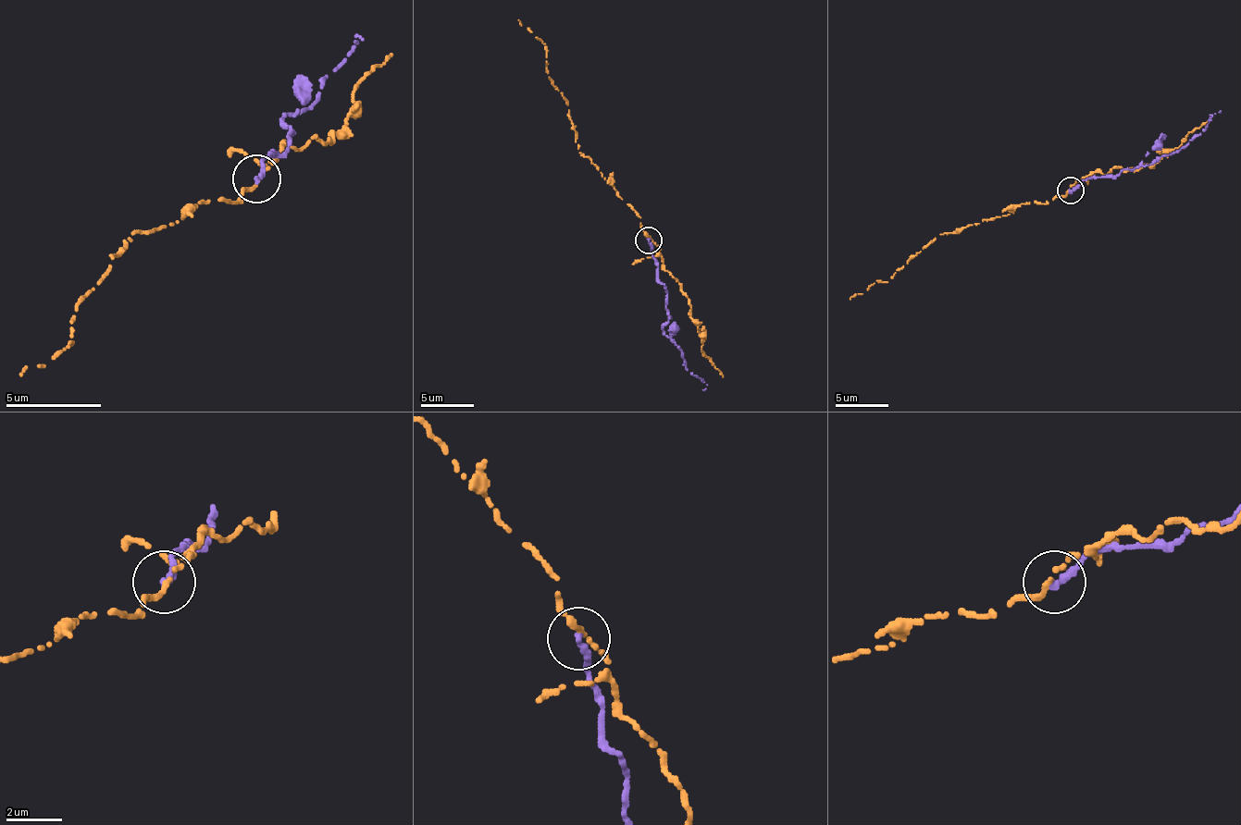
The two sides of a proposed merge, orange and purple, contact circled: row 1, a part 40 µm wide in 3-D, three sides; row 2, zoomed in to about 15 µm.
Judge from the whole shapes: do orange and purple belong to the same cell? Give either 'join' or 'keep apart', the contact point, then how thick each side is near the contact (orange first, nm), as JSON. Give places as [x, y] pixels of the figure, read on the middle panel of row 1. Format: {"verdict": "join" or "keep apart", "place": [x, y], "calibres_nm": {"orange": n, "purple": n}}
{"verdict": "keep apart", "place": [649, 240], "calibres_nm": {"orange": 200, "purple": 320}}

